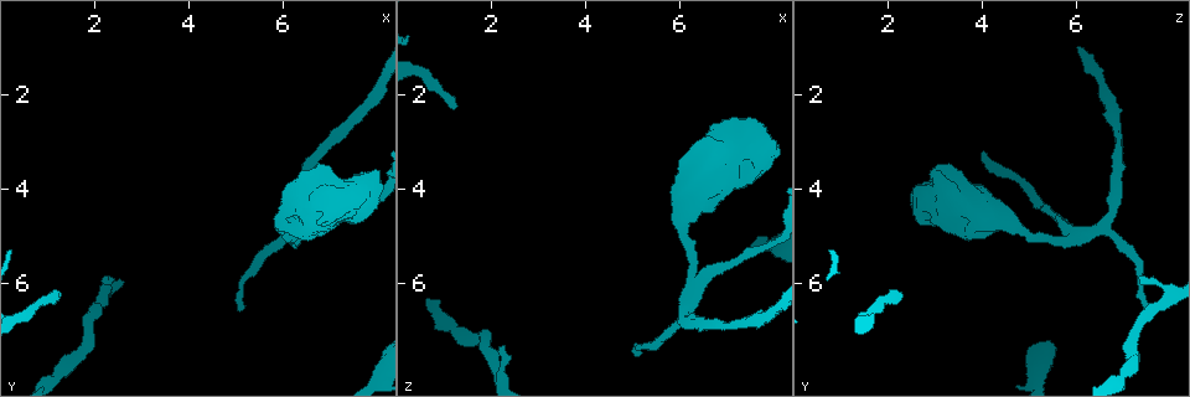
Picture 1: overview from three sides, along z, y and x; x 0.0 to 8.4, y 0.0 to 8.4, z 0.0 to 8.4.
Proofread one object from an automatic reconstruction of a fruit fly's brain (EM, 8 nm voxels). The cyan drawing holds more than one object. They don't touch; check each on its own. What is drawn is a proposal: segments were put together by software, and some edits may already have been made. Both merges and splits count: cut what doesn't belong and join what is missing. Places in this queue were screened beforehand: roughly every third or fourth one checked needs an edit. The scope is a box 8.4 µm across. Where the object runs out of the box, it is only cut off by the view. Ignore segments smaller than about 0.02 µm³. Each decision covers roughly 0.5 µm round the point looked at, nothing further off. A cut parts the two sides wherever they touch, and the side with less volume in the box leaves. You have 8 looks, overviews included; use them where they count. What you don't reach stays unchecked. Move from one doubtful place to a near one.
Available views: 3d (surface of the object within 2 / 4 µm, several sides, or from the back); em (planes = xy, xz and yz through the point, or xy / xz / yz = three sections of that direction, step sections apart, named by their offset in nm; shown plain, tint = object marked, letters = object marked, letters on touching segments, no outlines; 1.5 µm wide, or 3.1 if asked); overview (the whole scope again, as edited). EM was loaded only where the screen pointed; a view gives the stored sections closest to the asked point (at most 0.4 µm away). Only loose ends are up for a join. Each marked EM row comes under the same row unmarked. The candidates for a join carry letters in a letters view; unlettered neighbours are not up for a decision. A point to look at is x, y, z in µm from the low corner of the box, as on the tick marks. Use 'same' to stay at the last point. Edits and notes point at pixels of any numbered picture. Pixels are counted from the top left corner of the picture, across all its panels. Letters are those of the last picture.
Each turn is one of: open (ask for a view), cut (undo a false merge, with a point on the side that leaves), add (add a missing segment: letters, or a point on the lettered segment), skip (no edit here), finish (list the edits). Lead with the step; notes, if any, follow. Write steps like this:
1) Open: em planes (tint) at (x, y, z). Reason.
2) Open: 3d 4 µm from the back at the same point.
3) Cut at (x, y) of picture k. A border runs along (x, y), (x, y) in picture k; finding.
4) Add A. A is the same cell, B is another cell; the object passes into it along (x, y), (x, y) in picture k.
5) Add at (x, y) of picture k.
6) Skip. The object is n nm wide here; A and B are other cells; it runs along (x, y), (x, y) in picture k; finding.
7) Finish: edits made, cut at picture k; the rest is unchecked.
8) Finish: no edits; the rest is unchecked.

Open: 3d 2 µm at (1.25, 6.25, 2.35).

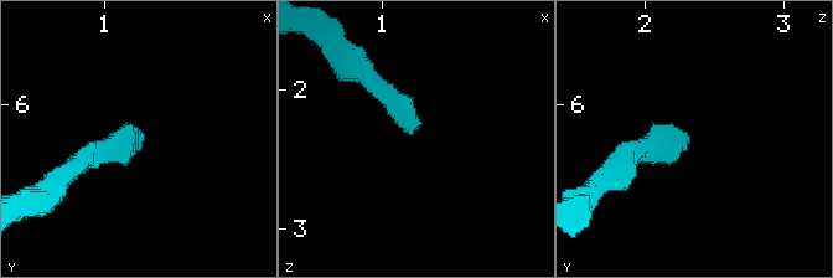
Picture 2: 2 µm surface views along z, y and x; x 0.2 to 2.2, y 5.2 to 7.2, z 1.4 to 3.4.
Open: em xz step 4 (letters) at (1.24, 6.26, 2.32).

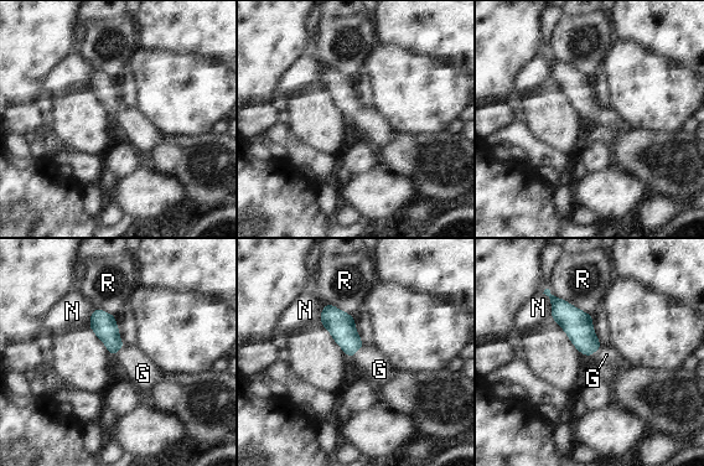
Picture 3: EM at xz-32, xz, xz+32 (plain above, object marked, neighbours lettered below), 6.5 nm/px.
Add G. The object is 120 nm wide here; the longest contact is with R, 340 nm; G is the same cell, N and R are other cells; the neuron continues.

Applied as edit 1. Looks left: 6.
Open: em planes (letters) at (6.75, 4.75, 2.65). An open end.

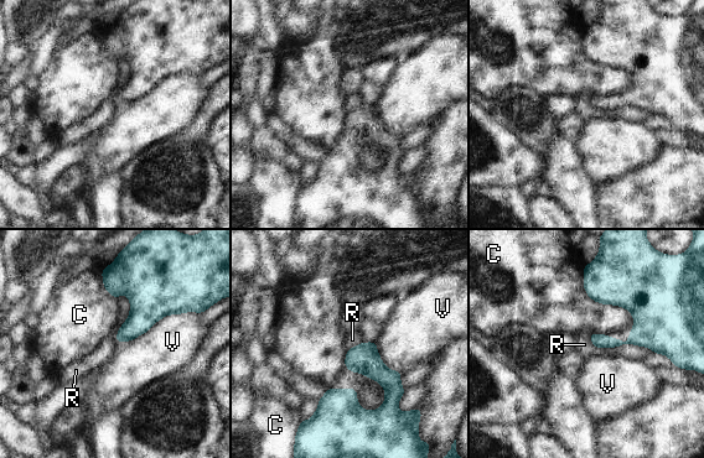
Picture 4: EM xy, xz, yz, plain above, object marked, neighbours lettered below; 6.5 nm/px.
Skip. C, R and V are other cells; it runs along (586, 274), (645, 316), (662, 350) in picture 4; none of them fits.

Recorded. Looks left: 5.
Finish: edits made, add at picture 3; the rest is unchecked.

